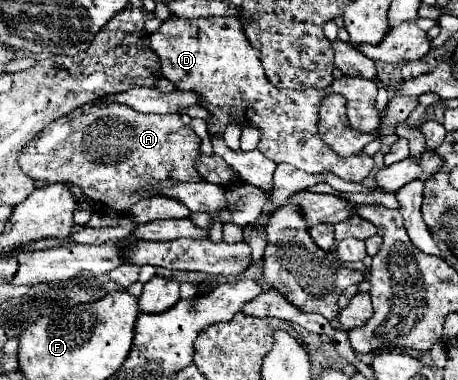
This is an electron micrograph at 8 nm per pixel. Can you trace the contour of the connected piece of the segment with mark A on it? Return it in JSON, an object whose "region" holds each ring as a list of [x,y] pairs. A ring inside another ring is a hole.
{"region":[[[90,102],[74,112],[58,118],[48,124],[24,150],[20,156],[20,168],[38,182],[44,180],[64,180],[82,188],[86,196],[94,202],[100,202],[106,208],[114,208],[118,212],[128,210],[128,206],[136,204],[144,194],[138,194],[138,188],[154,182],[154,180],[180,180],[180,182],[196,182],[202,180],[196,174],[194,160],[200,152],[200,138],[194,130],[182,122],[180,114],[144,114],[132,110],[126,104],[118,102]]]}

